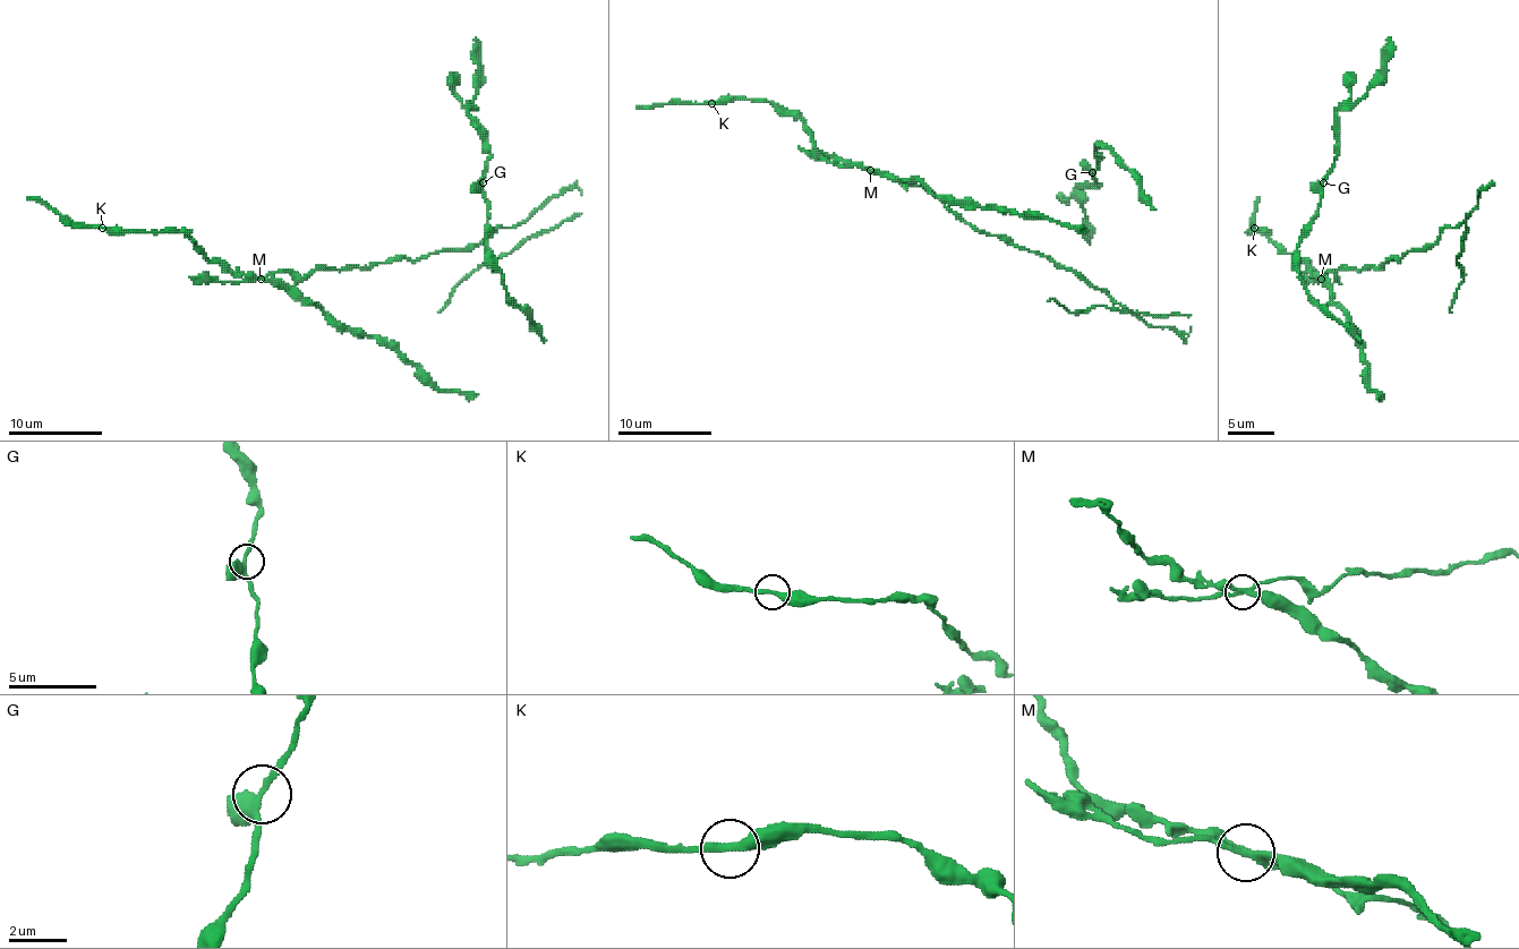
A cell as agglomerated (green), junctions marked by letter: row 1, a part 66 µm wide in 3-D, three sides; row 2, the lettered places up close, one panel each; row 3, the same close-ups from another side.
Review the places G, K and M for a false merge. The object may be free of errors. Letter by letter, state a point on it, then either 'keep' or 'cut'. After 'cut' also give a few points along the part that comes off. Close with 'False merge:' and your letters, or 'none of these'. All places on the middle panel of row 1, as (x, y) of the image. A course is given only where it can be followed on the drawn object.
G: place (1092, 172); keep
K: place (711, 103); keep
M: place (870, 170); cut; course (869, 169), (928, 188), (974, 228), (1050, 256), (1136, 310), (1092, 306), (1071, 313), (1048, 301)
False merge: M

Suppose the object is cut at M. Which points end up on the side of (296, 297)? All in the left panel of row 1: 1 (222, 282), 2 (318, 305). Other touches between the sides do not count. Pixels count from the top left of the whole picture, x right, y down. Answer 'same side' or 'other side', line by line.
1: other side
2: same side

